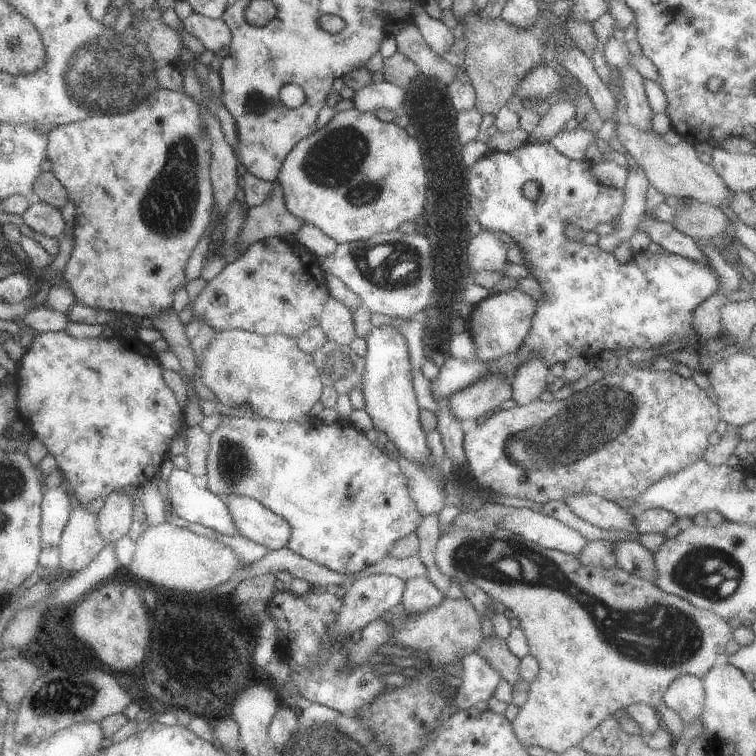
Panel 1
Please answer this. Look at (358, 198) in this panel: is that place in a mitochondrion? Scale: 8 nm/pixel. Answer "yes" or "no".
yes

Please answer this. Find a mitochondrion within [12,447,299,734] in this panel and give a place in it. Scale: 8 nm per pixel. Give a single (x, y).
(66, 697)

